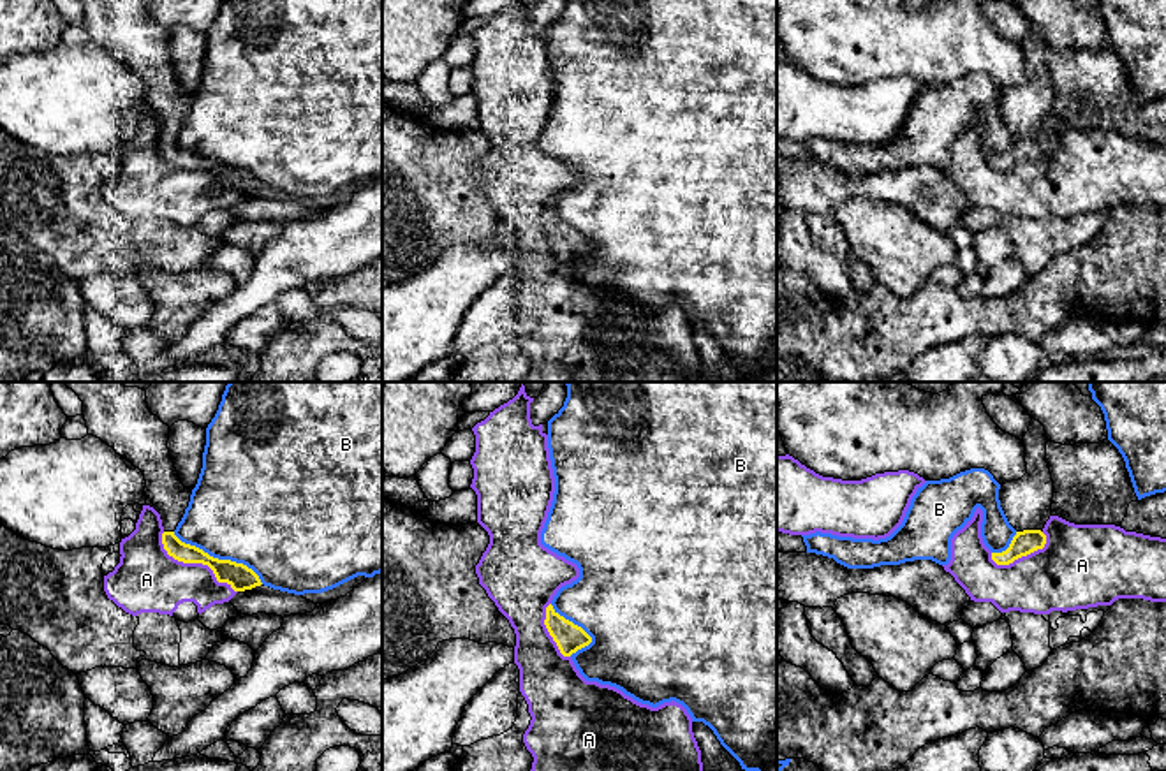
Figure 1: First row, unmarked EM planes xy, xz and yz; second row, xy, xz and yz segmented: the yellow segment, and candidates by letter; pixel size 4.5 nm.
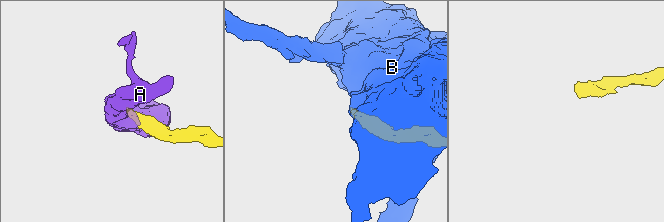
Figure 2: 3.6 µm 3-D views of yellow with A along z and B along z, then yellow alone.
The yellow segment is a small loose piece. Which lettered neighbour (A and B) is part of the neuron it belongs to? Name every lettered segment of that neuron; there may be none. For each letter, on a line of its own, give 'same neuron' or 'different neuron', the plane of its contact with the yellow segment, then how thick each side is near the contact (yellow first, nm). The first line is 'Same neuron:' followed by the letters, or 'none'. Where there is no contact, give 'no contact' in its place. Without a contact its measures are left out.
Same neuron: none
A: different neuron; meets yellow in xy; 120 nm thick on the yellow side, 300 nm on the other
B: different neuron; meets yellow in xy; 120 nm thick on the yellow side, 460 nm on the other

